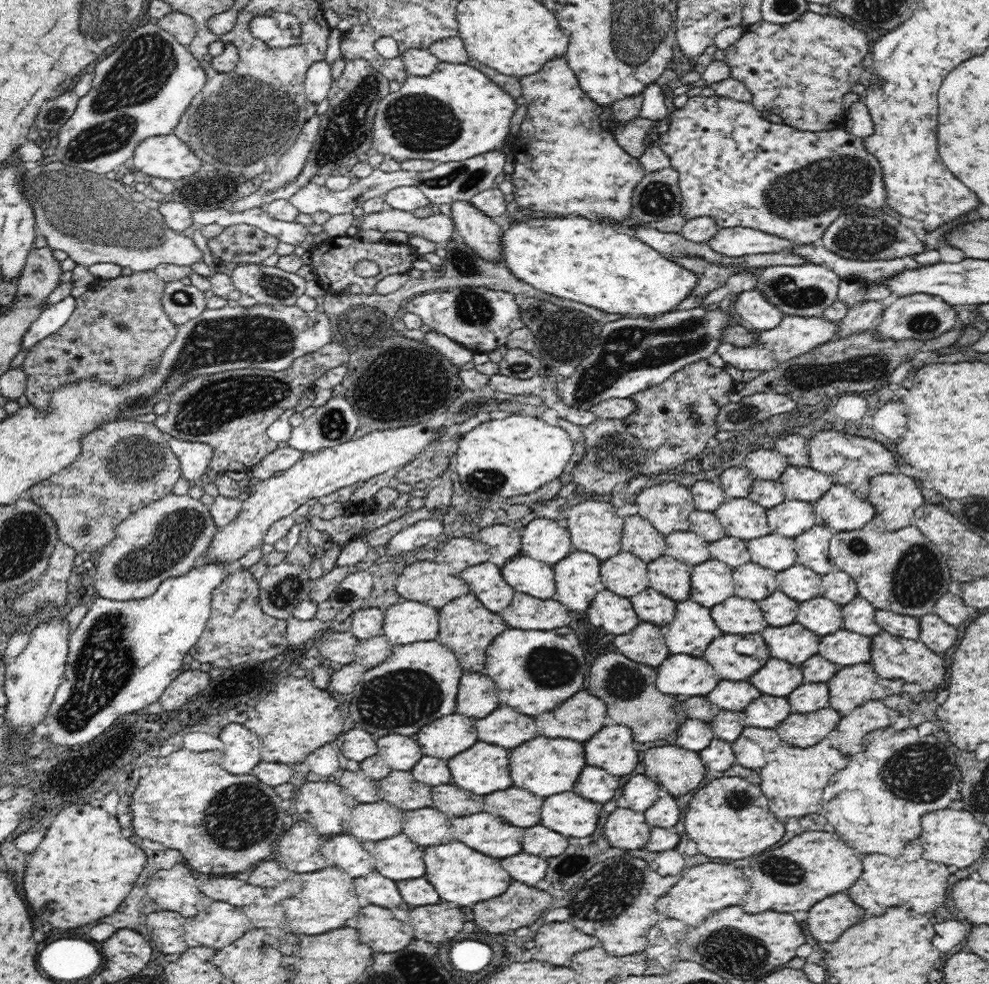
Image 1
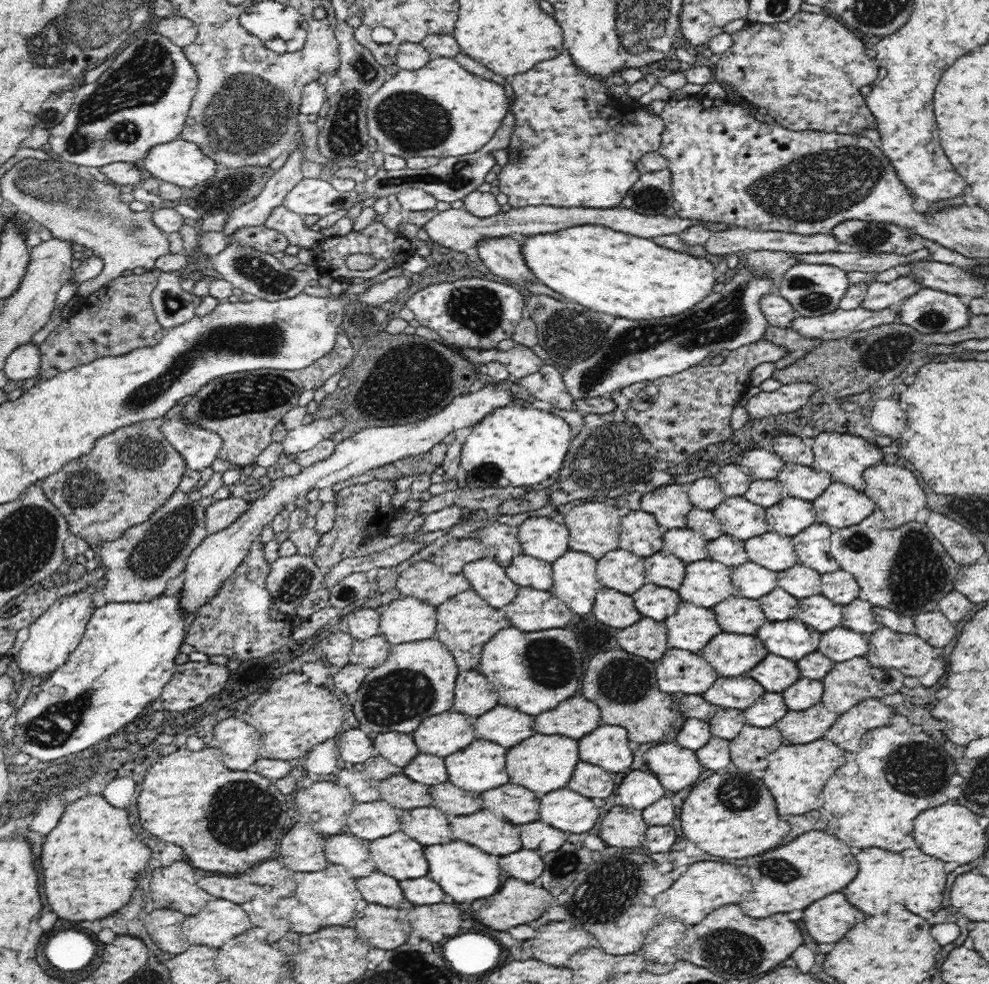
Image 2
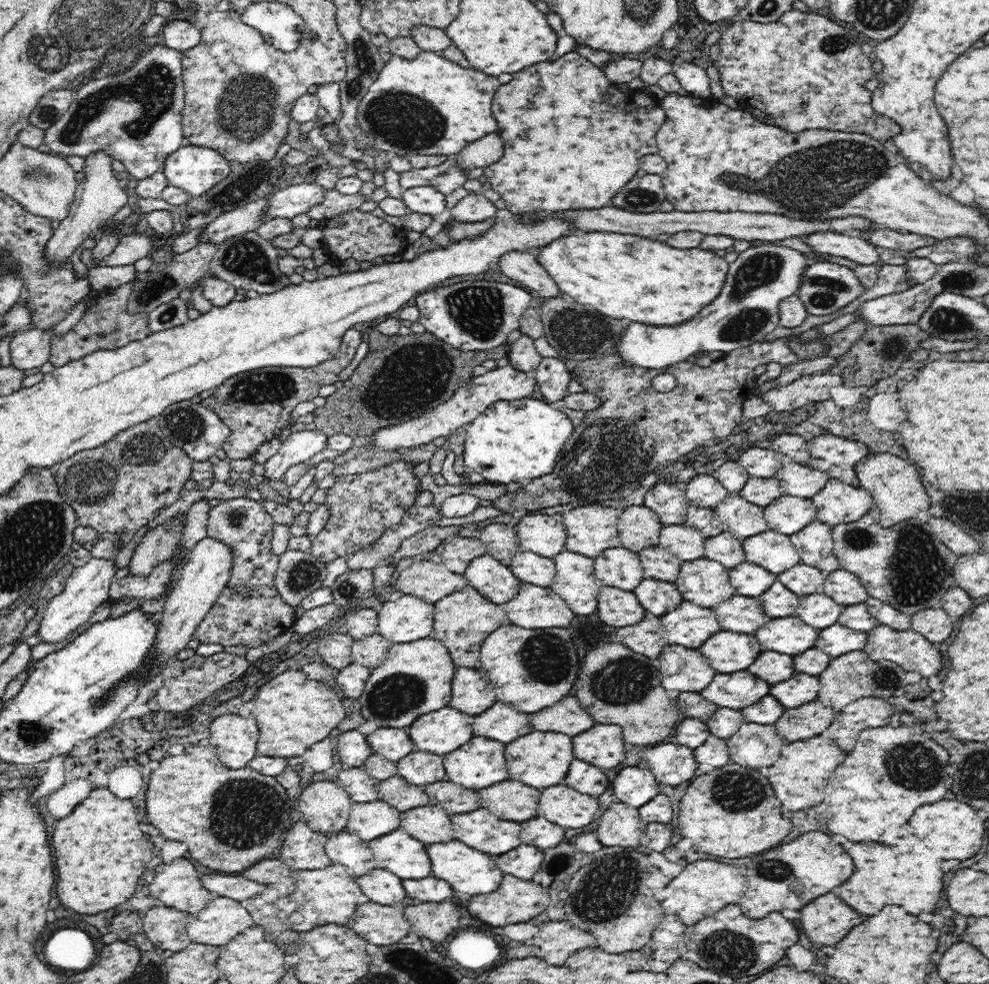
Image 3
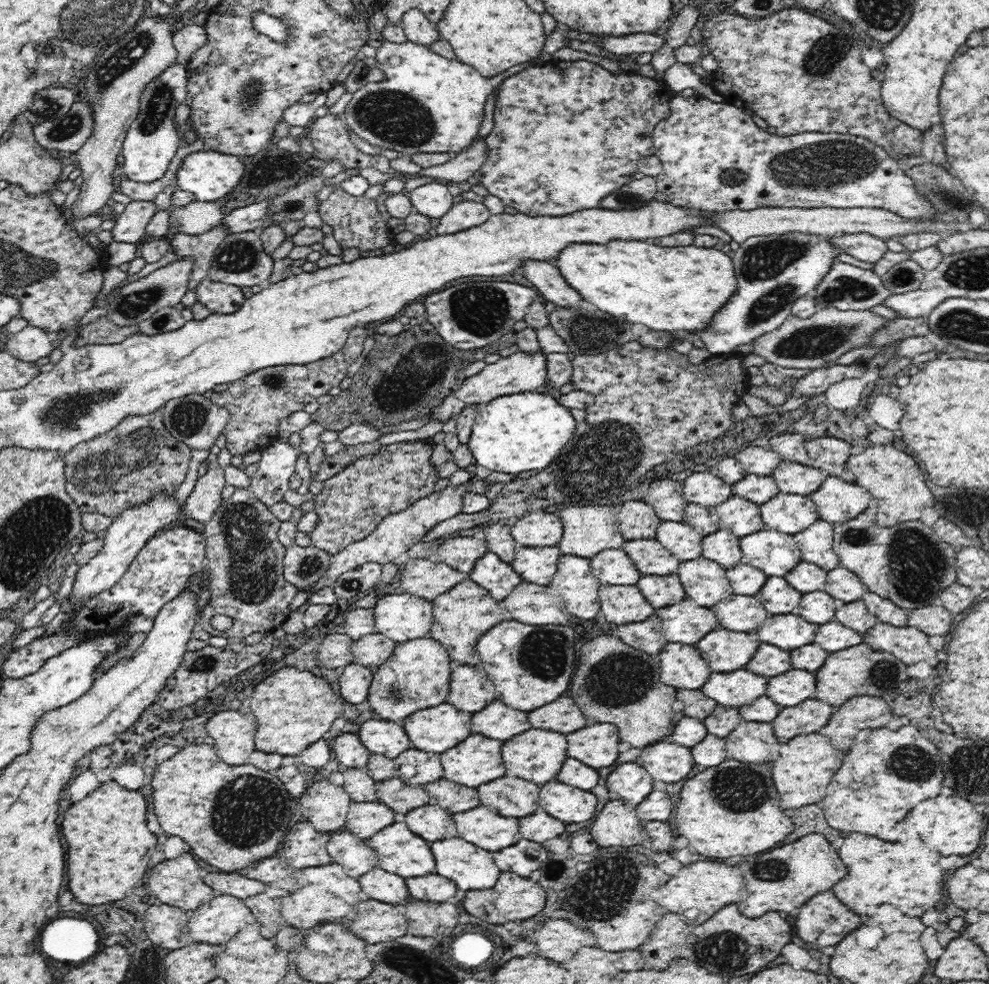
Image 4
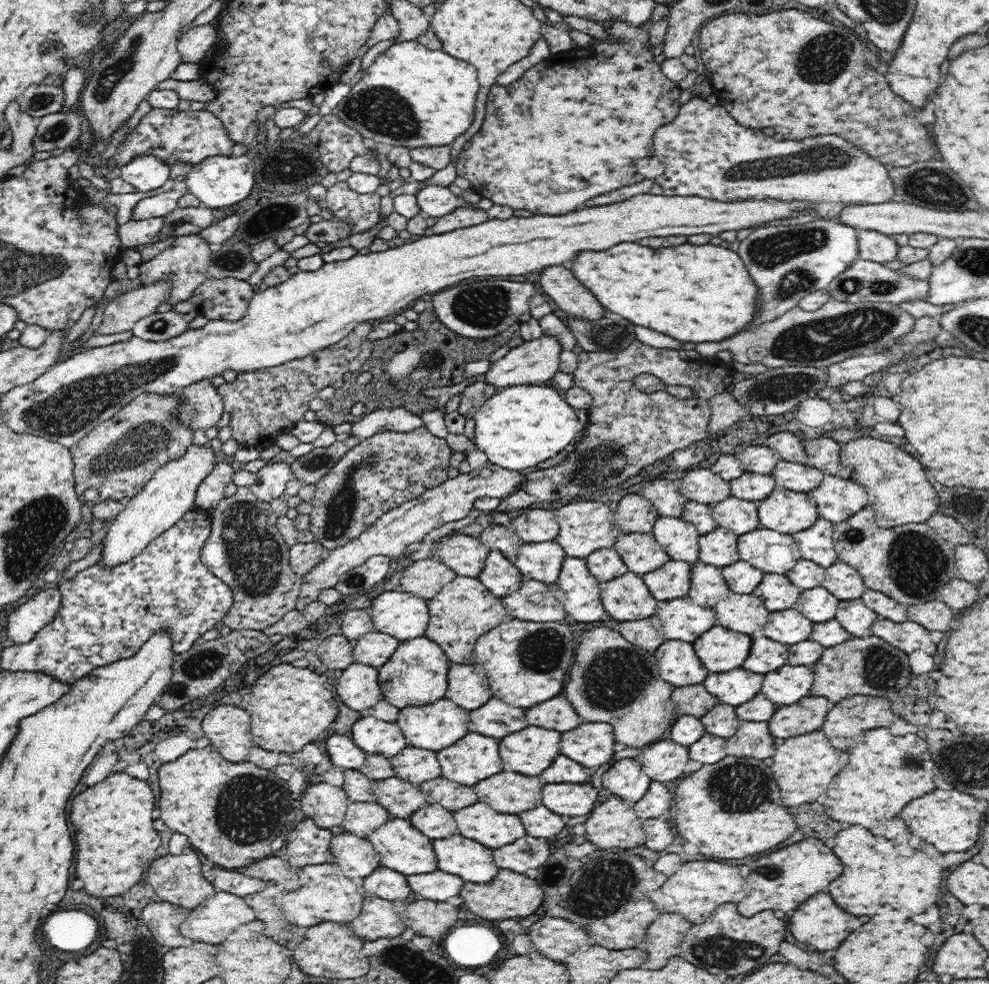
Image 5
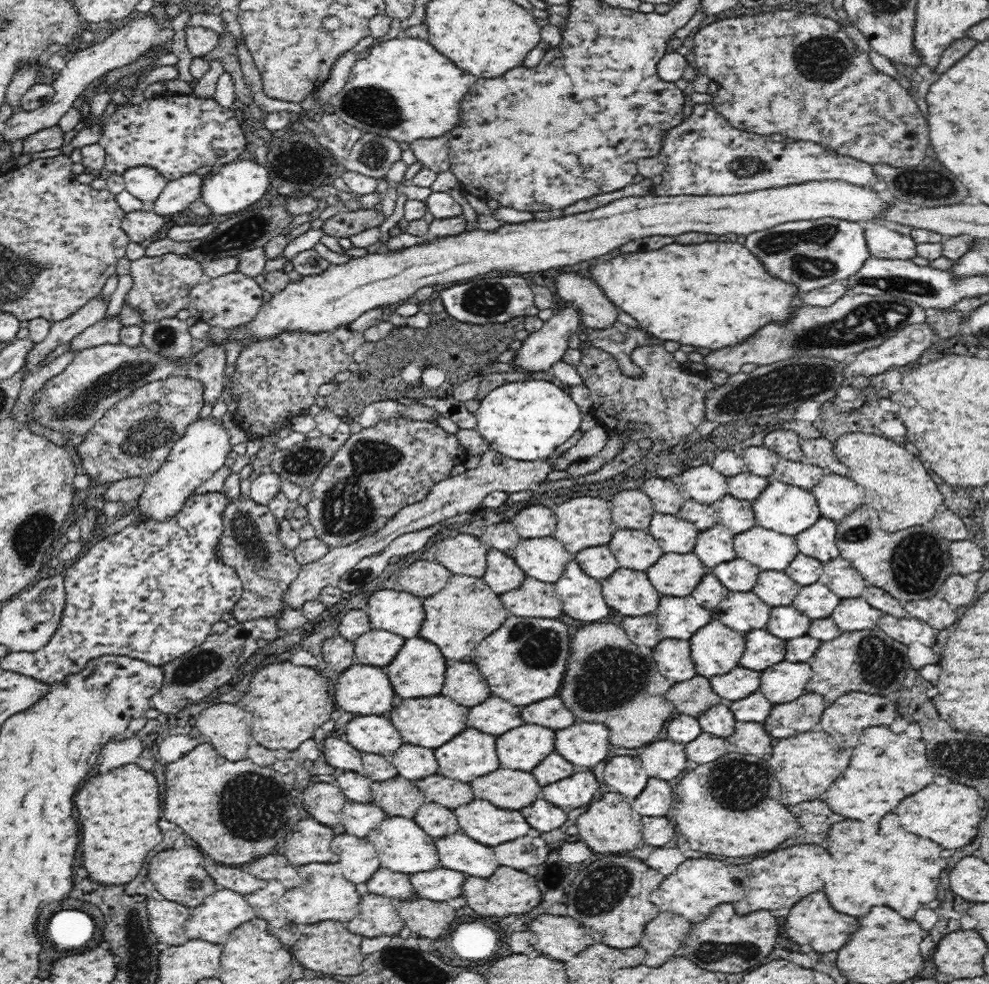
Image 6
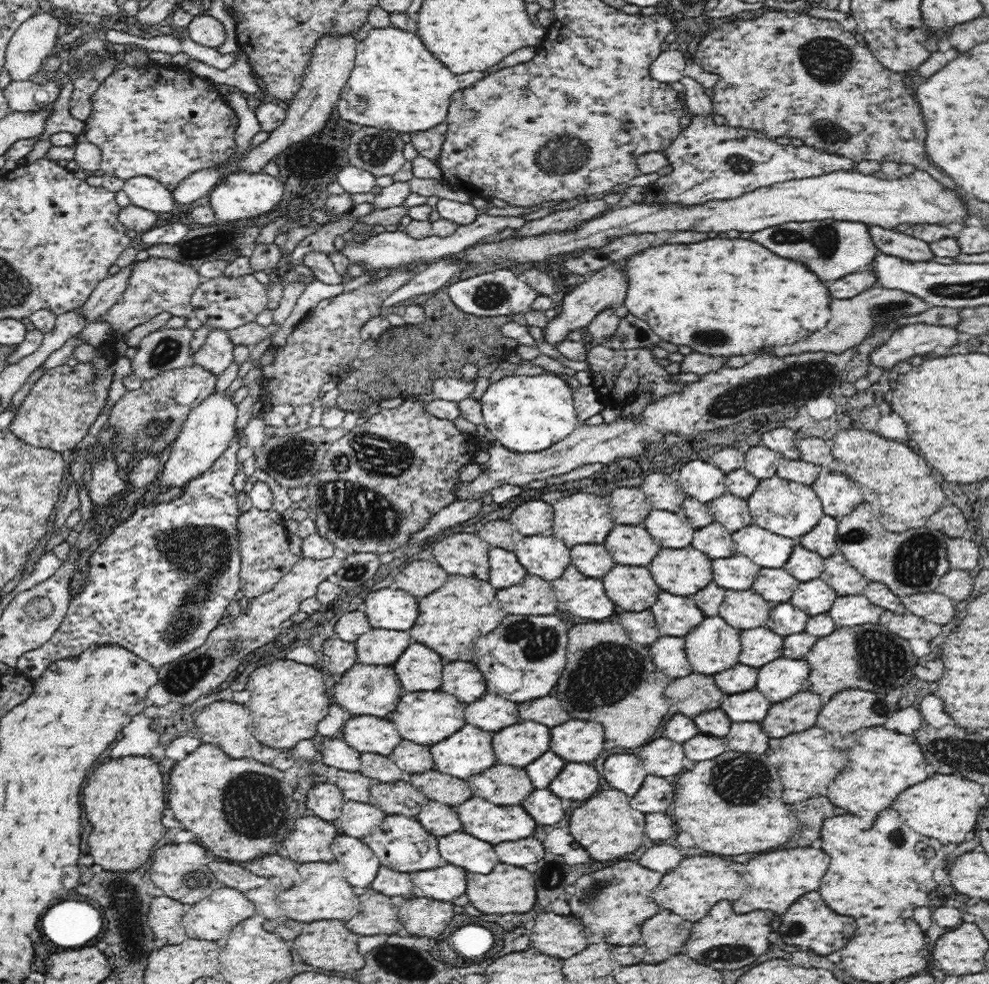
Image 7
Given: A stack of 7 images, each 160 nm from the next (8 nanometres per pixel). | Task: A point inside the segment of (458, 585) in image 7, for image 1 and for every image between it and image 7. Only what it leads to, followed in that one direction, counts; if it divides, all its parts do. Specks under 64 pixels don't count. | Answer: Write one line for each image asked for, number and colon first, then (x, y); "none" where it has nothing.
1: (466, 627)
2: (466, 622)
3: (462, 621)
4: (461, 615)
5: (464, 609)
6: (462, 614)

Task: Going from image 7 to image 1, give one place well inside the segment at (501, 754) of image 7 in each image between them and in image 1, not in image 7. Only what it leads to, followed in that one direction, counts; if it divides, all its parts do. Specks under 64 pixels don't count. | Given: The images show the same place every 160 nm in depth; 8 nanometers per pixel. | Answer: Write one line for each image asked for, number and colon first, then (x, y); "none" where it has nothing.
1: (545, 766)
2: (544, 763)
3: (541, 759)
4: (537, 755)
5: (531, 751)
6: (524, 748)

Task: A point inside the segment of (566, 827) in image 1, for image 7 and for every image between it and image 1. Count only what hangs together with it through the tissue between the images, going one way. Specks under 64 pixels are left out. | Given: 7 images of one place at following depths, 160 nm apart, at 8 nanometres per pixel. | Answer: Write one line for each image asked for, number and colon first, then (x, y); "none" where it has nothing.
2: (563, 809)
3: (559, 804)
4: (569, 804)
5: (568, 800)
6: (578, 790)
7: (578, 781)

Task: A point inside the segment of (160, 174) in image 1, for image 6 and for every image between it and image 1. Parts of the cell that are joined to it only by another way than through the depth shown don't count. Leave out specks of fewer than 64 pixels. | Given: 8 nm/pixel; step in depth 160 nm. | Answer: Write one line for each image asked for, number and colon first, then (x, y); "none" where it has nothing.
2: (182, 163)
3: (194, 169)
4: (208, 175)
5: (218, 181)
6: (229, 187)

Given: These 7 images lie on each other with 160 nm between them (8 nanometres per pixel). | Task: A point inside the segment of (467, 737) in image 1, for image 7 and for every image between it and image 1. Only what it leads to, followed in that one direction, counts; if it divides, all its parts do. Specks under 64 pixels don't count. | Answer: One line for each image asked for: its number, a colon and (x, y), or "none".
2: (443, 734)
3: (440, 732)
4: (436, 729)
5: (433, 727)
6: (429, 722)
7: (425, 718)

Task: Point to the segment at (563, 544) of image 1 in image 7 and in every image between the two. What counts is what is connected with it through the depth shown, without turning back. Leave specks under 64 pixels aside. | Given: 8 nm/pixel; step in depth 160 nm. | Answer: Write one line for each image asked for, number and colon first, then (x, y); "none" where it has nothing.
2: (543, 538)
3: (537, 532)
4: (539, 528)
5: (535, 525)
6: (535, 521)
7: (533, 517)

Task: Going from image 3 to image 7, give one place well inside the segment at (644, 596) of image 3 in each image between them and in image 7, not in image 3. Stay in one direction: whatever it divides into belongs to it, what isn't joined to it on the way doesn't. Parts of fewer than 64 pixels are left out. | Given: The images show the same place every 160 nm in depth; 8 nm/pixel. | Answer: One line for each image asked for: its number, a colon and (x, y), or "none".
4: (660, 591)
5: (672, 581)
6: (676, 575)
7: (683, 572)

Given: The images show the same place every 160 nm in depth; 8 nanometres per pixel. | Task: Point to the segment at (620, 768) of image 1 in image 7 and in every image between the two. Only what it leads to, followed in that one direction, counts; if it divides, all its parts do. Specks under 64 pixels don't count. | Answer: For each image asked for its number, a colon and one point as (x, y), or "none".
2: (607, 746)
3: (603, 746)
4: (597, 746)
5: (590, 745)
6: (586, 744)
7: (576, 741)

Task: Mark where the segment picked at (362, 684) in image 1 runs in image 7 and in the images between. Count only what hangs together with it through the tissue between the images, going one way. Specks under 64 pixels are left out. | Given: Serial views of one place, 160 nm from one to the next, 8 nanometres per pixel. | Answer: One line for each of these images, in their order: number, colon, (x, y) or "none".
2: (417, 680)
3: (416, 678)
4: (417, 675)
5: (416, 674)
6: (418, 670)
7: (419, 669)

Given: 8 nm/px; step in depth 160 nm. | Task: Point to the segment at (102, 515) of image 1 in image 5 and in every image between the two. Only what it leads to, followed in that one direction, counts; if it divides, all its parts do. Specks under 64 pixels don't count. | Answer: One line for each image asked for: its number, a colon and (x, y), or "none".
2: (130, 472)
3: (119, 487)
4: (128, 467)
5: (115, 461)

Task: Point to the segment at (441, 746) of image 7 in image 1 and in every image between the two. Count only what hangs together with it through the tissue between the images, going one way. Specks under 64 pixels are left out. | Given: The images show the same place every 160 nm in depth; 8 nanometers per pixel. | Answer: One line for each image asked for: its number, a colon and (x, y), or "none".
1: (483, 768)
2: (480, 766)
3: (479, 763)
4: (476, 760)
5: (473, 758)
6: (471, 754)

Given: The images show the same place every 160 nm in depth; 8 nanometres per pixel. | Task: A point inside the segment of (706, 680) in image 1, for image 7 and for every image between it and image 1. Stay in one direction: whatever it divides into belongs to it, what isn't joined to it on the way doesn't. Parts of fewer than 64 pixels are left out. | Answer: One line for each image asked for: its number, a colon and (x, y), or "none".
2: (679, 672)
3: (685, 670)
4: (682, 667)
5: (678, 663)
6: (673, 656)
7: (668, 652)

